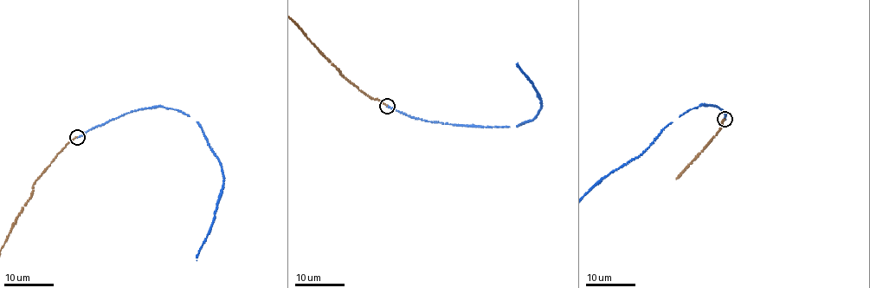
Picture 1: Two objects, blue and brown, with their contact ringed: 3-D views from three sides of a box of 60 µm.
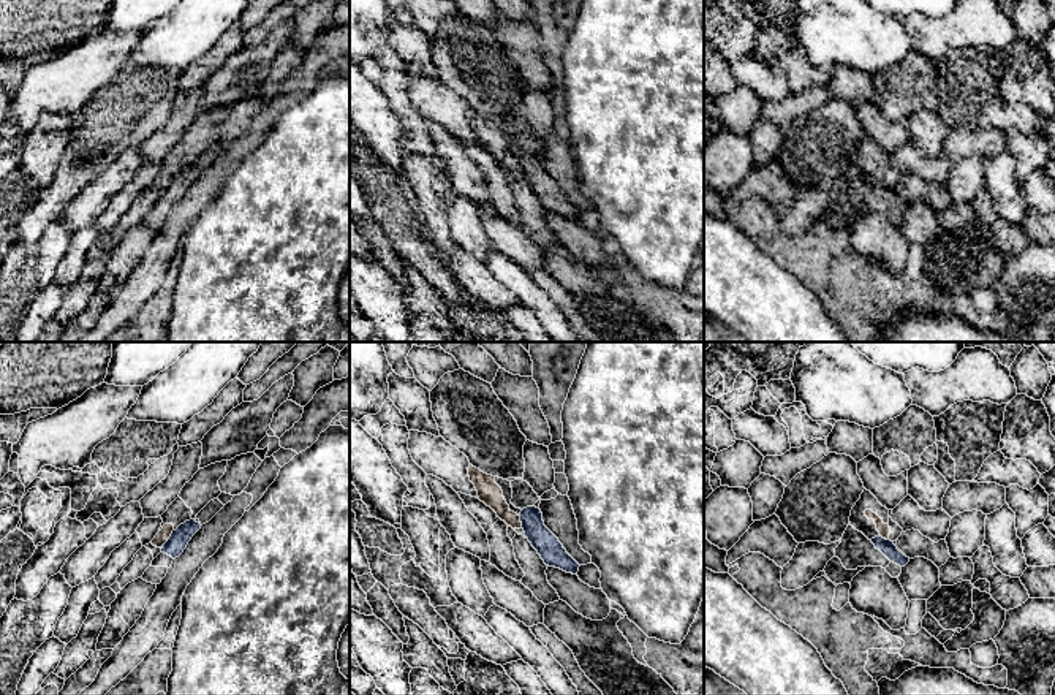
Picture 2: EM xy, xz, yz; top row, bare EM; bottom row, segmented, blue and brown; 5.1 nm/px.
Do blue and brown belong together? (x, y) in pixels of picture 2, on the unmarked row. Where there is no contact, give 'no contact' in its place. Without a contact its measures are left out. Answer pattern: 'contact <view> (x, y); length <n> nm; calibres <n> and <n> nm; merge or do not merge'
contact xy (170, 182); length 110 nm; calibres 100 and 70 nm; do not merge

